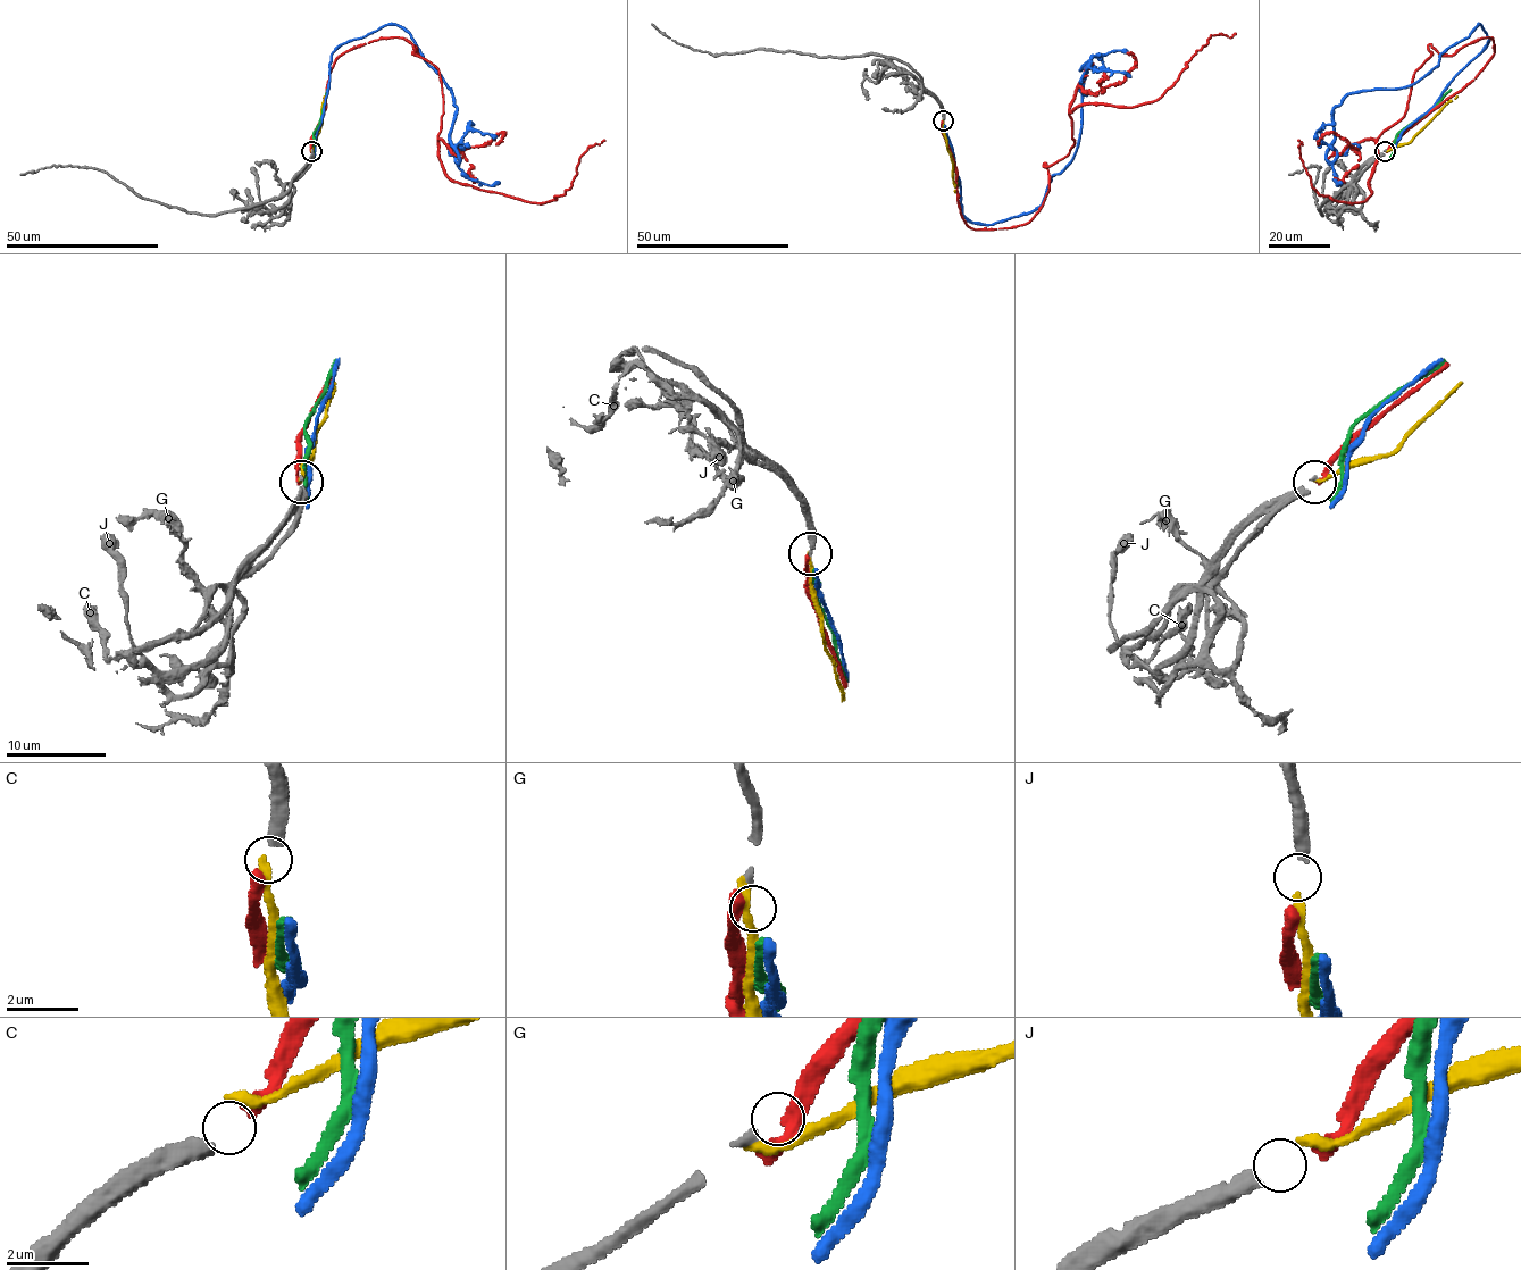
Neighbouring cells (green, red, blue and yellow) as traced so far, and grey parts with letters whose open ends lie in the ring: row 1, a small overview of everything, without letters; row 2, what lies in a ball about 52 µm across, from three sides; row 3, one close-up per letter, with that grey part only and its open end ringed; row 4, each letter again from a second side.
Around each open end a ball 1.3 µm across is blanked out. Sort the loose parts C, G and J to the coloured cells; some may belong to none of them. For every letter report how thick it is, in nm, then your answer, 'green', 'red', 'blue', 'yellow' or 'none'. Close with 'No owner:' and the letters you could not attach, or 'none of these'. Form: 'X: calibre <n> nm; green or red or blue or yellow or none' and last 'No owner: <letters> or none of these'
C: calibre 400 nm; red
G: calibre 200 nm; none
J: calibre 400 nm; yellow
No owner: G

